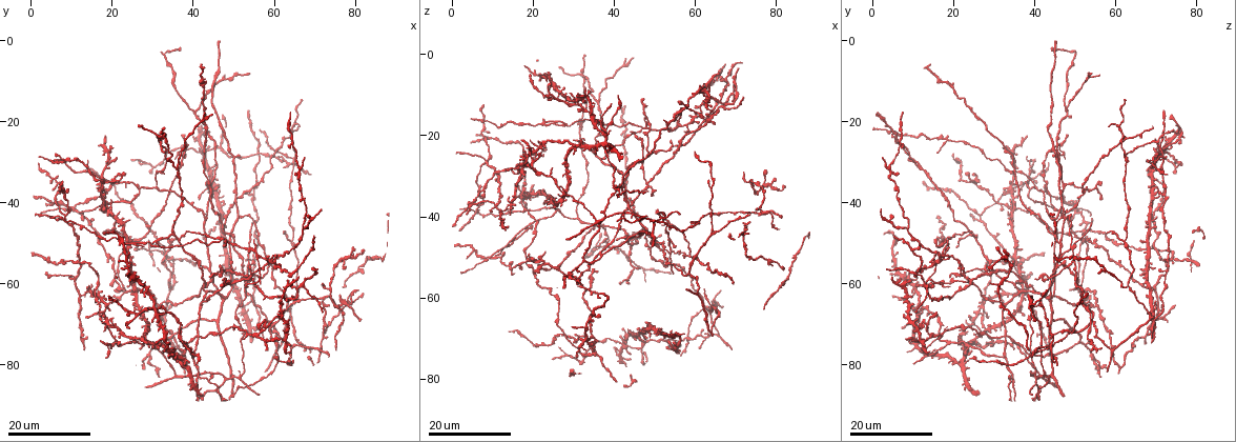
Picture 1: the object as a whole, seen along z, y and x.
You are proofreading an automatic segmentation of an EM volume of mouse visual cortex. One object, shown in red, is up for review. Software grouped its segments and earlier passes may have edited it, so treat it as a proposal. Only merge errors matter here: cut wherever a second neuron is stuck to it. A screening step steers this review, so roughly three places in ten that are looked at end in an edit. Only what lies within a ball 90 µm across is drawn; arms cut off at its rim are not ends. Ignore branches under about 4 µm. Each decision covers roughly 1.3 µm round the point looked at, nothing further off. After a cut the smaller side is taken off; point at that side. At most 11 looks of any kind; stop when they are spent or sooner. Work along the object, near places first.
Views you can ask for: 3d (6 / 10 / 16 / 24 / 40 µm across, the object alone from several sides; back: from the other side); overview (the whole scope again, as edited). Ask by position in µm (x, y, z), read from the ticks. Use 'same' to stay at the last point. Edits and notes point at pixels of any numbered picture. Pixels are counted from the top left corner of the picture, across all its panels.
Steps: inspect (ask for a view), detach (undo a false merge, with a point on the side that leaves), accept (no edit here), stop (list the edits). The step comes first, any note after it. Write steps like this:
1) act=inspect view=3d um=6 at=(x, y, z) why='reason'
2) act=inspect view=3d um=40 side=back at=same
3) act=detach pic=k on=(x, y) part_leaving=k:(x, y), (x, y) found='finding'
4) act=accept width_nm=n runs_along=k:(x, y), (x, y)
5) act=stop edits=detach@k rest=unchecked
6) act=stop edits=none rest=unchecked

act=inspect view=3d um=24 at=(16.5, 37.0, 28.5) why='calibre changes'

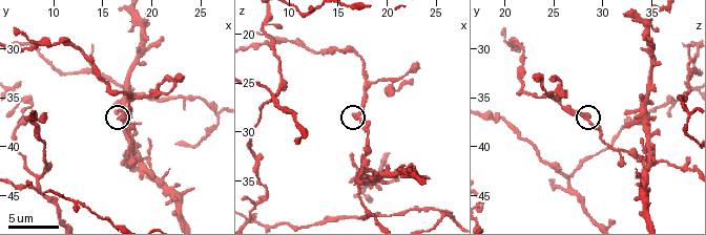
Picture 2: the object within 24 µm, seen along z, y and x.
act=inspect view=3d um=6 at=(17.0, 37.0, 28.0) why='closer look'

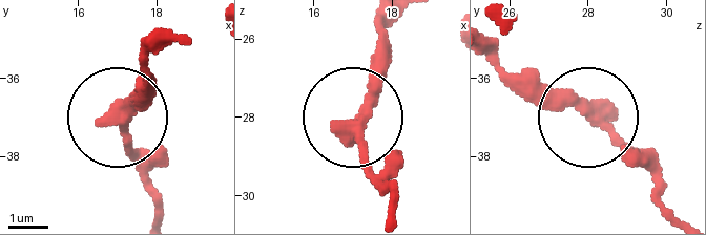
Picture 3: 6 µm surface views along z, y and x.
act=inspect view=3d um=6 side=back at=(17.20, 36.90, 28.15) why='from behind'

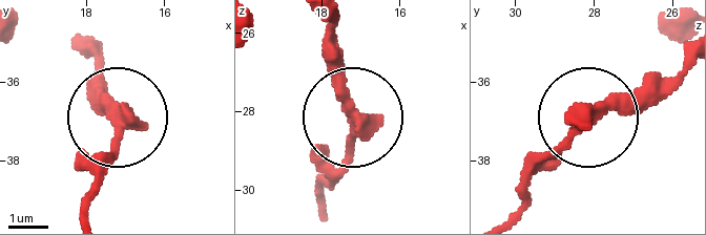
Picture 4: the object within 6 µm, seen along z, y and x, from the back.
act=accept runs_along=4:(319, 193), (350, 152), (333, 25) found='one neuron here'

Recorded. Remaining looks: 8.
act=inspect view=3d um=16 at=(10.5, 41.0, 50.5) why='four-way junction'

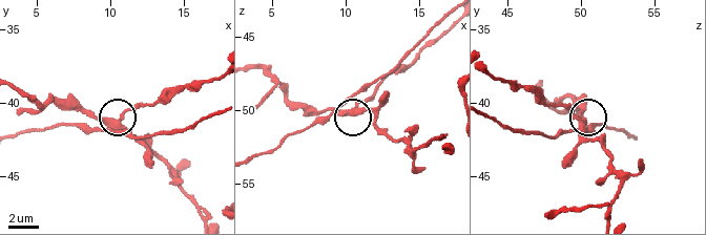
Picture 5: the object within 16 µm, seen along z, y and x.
act=inspect view=3d um=6 at=(10.4, 41.4, 50.2)

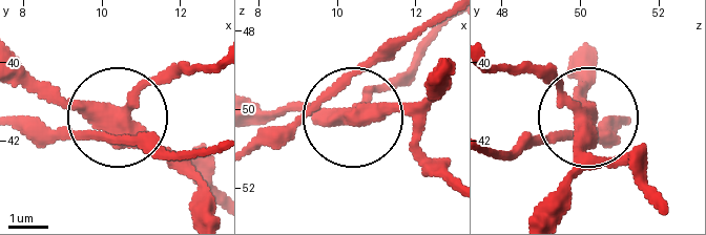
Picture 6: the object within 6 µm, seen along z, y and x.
act=accept runs_along=6:(432, 18), (341, 91), (341, 121), (261, 111) found='continuous, no second neuron'

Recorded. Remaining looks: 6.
act=inspect view=3d um=16 at=(38.0, 27.5, 43.0) why='calibre changes'

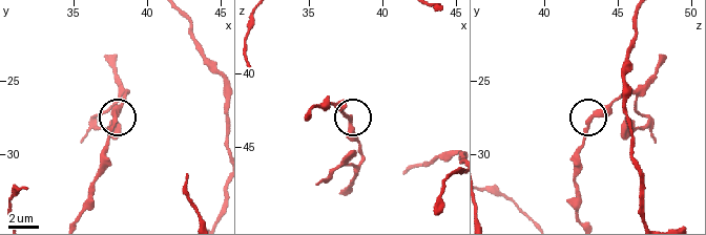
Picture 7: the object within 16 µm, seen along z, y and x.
act=inspect view=3d um=6 at=(38.0, 27.8, 43.0)

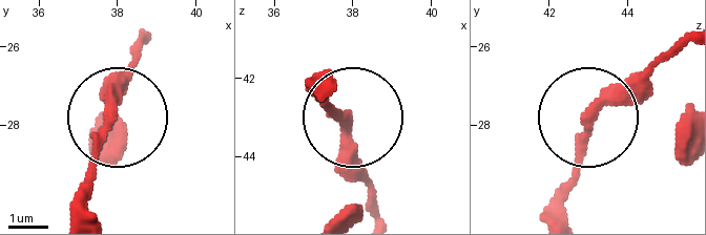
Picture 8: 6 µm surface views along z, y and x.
act=accept runs_along=8:(303, 82), (350, 115), (353, 163), (373, 209) found='all the same neuron'

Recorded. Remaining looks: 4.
act=inspect view=3d um=16 at=(10.5, 58.5, 36.5) why='four arms meet'

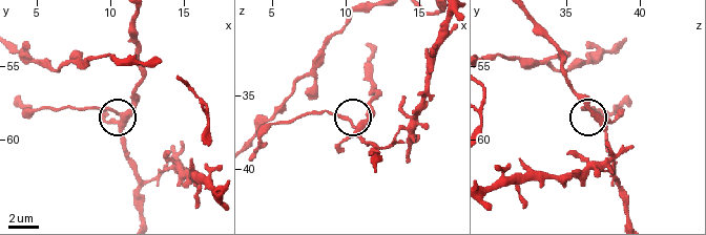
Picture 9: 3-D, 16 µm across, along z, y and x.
act=inspect view=3d um=6 at=(10.6, 58.2, 37.0)

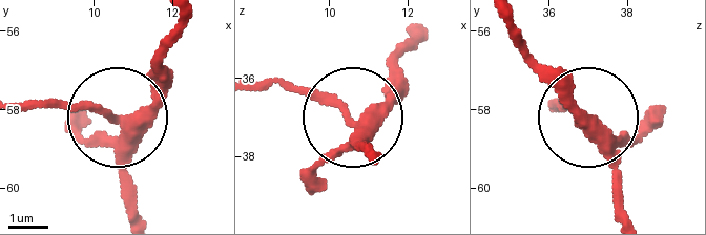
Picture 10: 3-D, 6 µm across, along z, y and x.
act=accept arms=4 runs_along=10:(142, 214), (118, 116), (32, 104) found='continuous, no second neuron'

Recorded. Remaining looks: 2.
act=inspect view=3d um=16 at=(56.5, 53.5, 17.0) why='branch point'

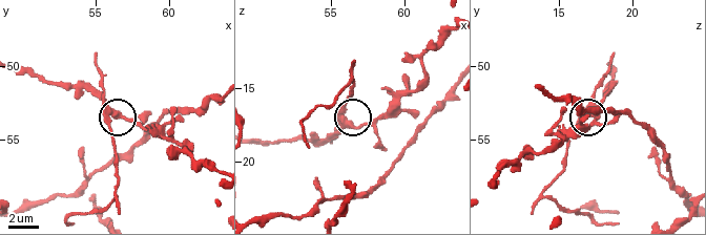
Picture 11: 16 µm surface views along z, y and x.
act=inspect view=3d um=10 at=(56.2, 53.2, 17.4)

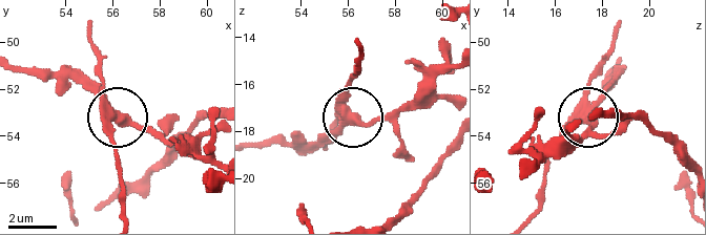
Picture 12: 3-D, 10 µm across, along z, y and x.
act=detach pic=12 on=(106, 134) part_leaving=12:(111, 112), (123, 214) found='a second neuron is stuck on'

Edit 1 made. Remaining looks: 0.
act=stop edits=detach@12 rest=unchecked

